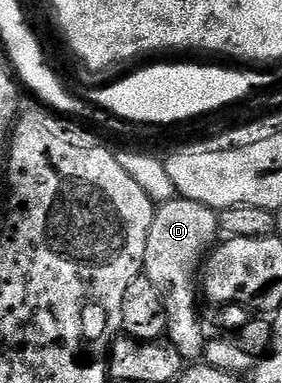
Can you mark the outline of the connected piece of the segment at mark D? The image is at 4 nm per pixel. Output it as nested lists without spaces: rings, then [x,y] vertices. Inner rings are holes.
[[[175,197],[166,203],[159,204],[154,212],[152,228],[148,231],[148,242],[145,245],[143,274],[149,277],[152,285],[159,291],[164,304],[165,316],[168,317],[166,326],[167,342],[180,353],[183,362],[191,363],[201,360],[205,356],[207,335],[204,335],[202,319],[198,311],[198,295],[200,299],[200,285],[198,278],[205,257],[215,246],[220,232],[218,229],[218,214],[208,206],[191,199]]]

